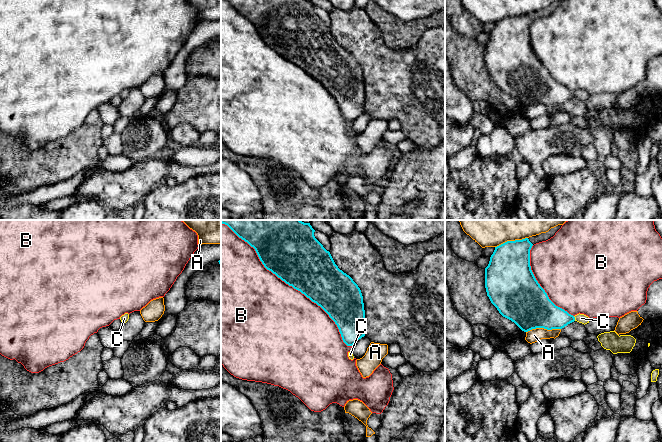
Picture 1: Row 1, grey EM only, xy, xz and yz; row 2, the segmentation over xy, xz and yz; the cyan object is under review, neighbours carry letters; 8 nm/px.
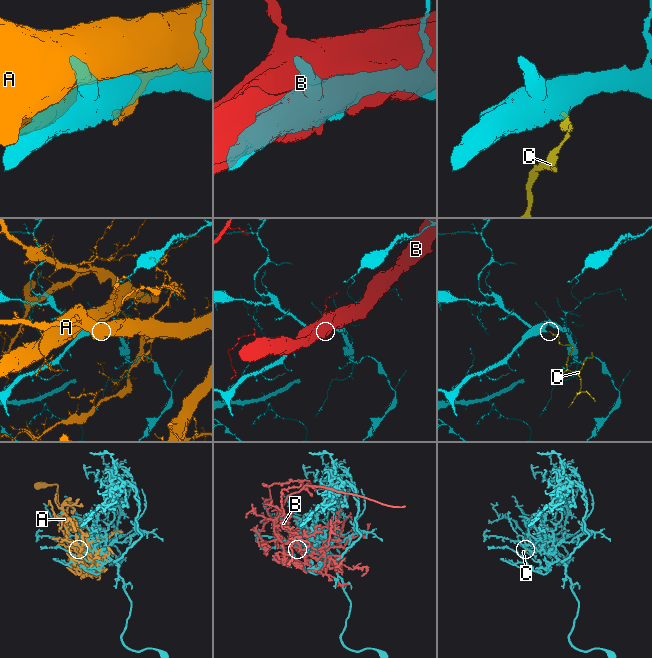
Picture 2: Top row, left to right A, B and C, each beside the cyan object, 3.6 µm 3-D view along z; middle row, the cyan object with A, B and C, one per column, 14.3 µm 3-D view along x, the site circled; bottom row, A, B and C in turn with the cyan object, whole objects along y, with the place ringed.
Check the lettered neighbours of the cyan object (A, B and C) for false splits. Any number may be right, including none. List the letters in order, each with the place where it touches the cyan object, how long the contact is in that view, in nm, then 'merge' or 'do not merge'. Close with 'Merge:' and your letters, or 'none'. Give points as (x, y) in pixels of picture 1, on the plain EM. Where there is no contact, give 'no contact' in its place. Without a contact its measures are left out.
A: contact yz (543, 103); length 280 nm; do not merge
B: contact xz (290, 61); length 1400 nm; do not merge
C: contact yz (574, 94); length 40 nm; merge
Merge: C

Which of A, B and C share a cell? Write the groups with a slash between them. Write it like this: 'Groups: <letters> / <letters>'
Groups: A / B / C

